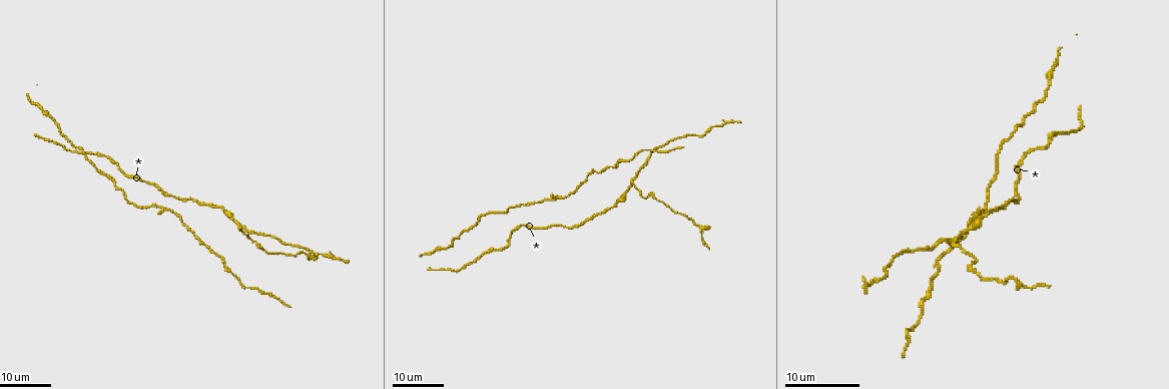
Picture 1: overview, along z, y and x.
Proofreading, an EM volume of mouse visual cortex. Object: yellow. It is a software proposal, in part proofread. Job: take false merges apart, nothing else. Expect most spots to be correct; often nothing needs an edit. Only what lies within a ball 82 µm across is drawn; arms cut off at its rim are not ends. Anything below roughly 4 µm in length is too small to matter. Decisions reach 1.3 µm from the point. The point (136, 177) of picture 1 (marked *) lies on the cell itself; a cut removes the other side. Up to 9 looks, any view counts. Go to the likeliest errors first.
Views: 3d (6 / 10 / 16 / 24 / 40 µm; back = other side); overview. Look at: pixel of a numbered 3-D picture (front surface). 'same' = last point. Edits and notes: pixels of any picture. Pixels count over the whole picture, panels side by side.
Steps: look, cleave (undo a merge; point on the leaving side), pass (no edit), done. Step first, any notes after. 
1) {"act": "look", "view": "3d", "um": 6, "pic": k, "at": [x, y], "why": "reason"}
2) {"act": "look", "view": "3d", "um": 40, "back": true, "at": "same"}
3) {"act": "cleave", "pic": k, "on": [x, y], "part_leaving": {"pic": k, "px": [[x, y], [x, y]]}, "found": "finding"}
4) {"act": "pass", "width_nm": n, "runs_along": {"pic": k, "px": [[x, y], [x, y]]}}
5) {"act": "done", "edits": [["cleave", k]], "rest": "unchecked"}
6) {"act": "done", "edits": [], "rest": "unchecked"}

{"act": "look", "view": "3d", "um": 16, "pic": 1, "at": [633, 181], "why": "three-way junction"}

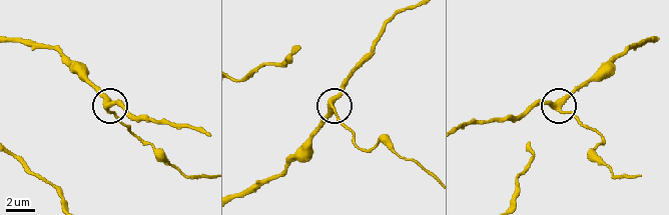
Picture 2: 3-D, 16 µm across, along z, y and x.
{"act": "look", "view": "3d", "um": 10, "pic": 2, "at": [331, 103]}

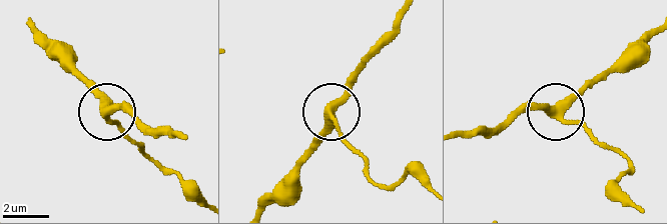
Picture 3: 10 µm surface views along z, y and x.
{"act": "pass", "side_arm_um": 25, "runs_along": {"pic": 3, "px": [[30, 27], [93, 90], [102, 111], [137, 145]]}, "found": "continuous, no second cell"}

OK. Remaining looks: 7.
{"act": "look", "view": "3d", "um": 16, "pic": 1, "at": [223, 211], "why": "thick turns thin"}

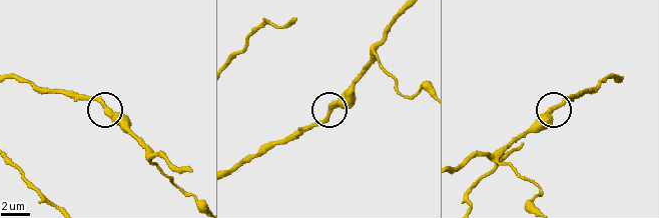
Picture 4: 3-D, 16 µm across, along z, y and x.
{"act": "look", "view": "3d", "um": 6, "pic": 4, "at": [331, 108]}

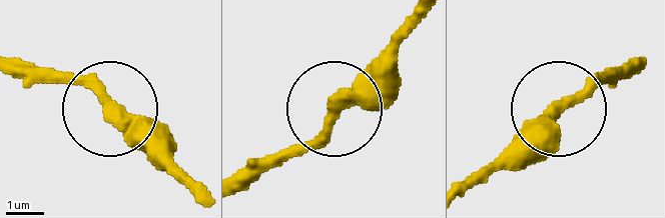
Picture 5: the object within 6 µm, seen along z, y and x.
{"act": "pass", "runs_along": {"pic": 5, "px": [[21, 59], [88, 85], [161, 167]]}, "found": "continuous, no second cell"}

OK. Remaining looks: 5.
{"act": "look", "view": "3d", "um": 16, "pic": 1, "at": [506, 213]}

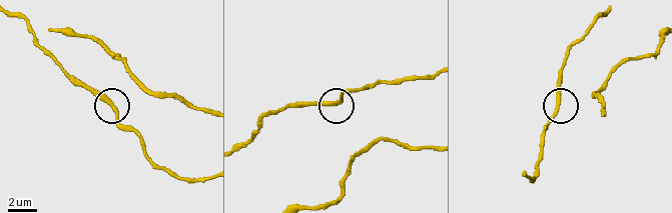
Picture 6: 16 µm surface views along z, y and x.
{"act": "look", "view": "3d", "um": 6, "pic": 6, "at": [335, 101], "why": "closer look"}

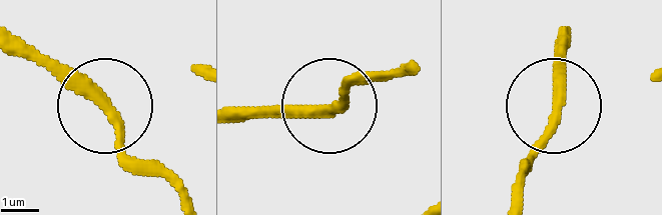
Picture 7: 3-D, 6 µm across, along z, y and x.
{"act": "pass", "found": "all the same cell"}

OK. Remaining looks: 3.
{"act": "look", "view": "3d", "um": 16, "pic": 1, "at": [103, 156]}

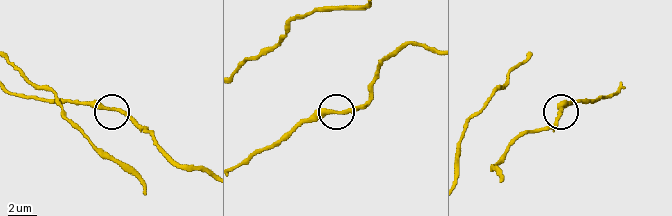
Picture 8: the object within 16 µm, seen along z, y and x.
{"act": "look", "view": "3d", "um": 10, "pic": 8, "at": [112, 108]}

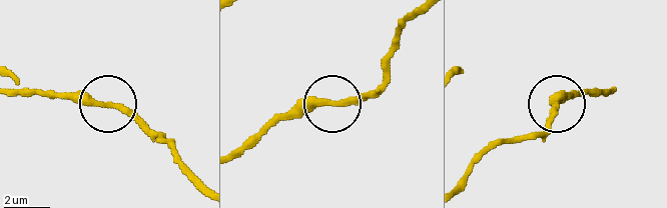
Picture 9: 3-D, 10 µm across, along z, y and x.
{"act": "pass", "width_nm": 280, "runs_along": {"pic": 9, "px": [[420, 9], [395, 38], [380, 83], [334, 106], [277, 112]]}, "found": "all the same cell"}

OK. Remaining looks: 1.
{"act": "done", "edits": [], "rest": "unchecked"}

